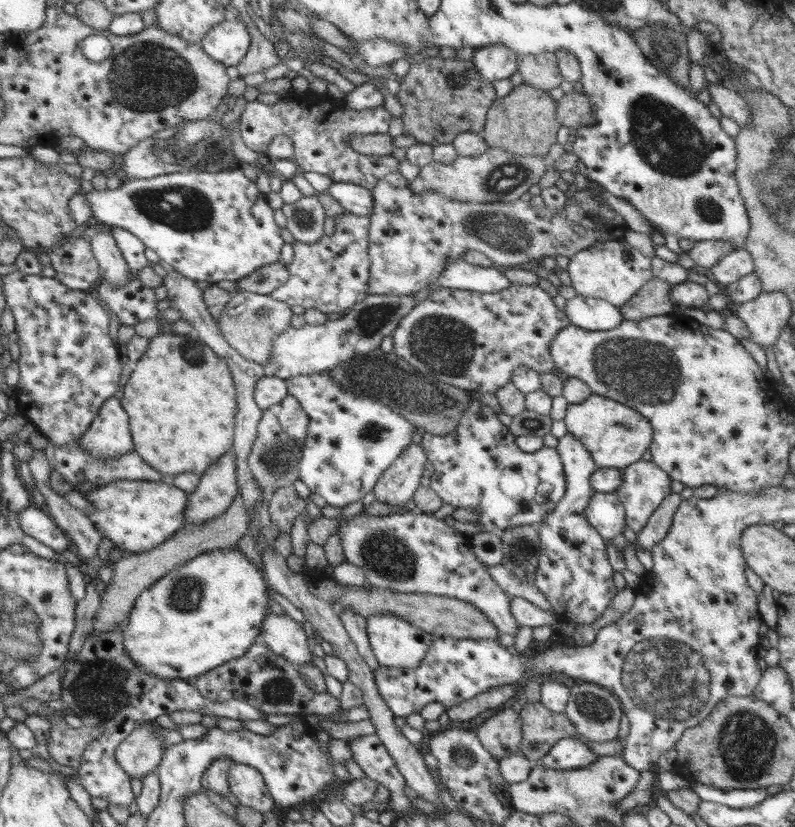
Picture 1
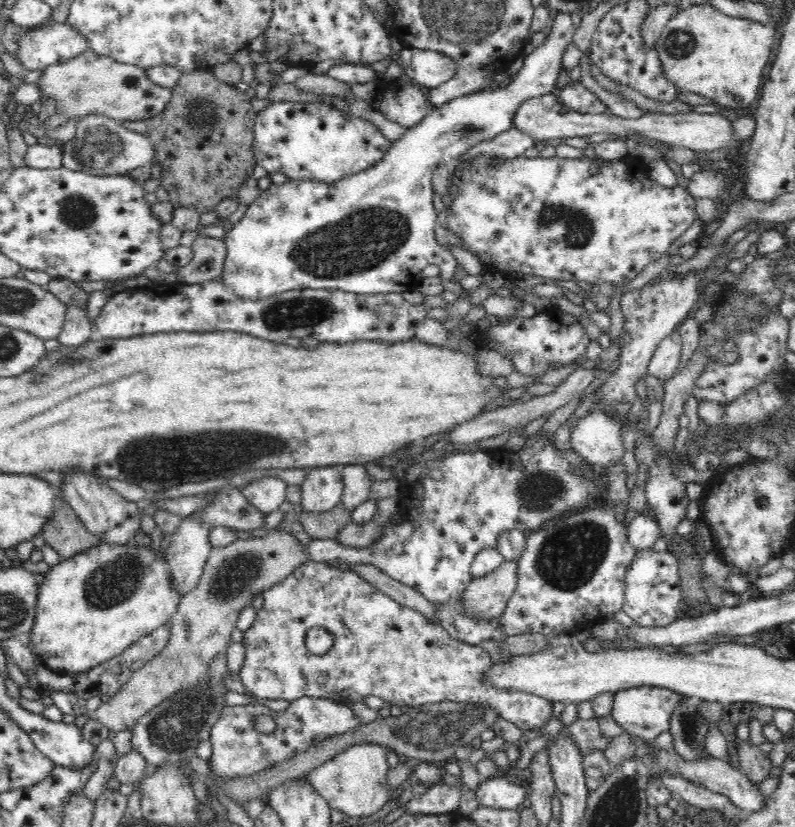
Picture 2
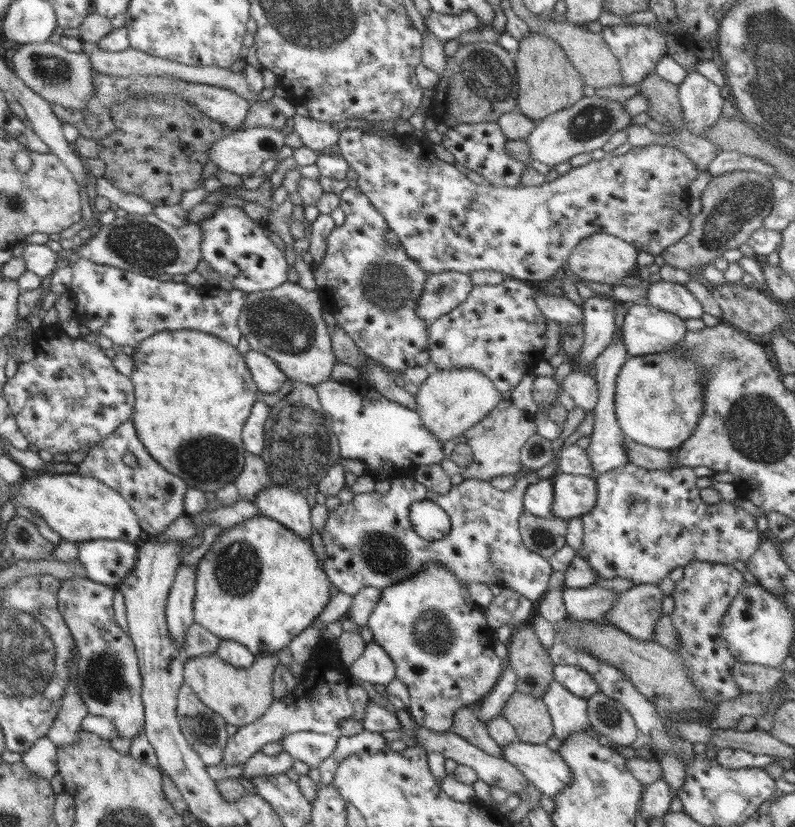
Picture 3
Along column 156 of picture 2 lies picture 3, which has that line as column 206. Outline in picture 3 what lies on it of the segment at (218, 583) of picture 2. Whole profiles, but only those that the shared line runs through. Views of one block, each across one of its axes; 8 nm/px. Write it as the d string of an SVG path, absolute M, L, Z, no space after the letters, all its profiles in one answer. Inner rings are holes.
M215 654L196 656L186 659L183 669L184 680L199 696L199 699L211 708L226 724L242 727L261 718L273 701L272 673L279 665L276 654L257 656L250 668L232 668Z

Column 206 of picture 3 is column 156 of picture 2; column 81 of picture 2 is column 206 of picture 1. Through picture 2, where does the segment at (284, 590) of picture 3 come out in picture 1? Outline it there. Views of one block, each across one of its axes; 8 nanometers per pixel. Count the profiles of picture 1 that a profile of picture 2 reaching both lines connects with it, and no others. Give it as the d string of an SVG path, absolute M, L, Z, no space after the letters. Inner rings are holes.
M218 548L199 554L167 572L136 598L121 630L122 643L136 669L164 680L187 679L242 657L261 636L262 622L269 614L270 595L264 572L237 548Z

